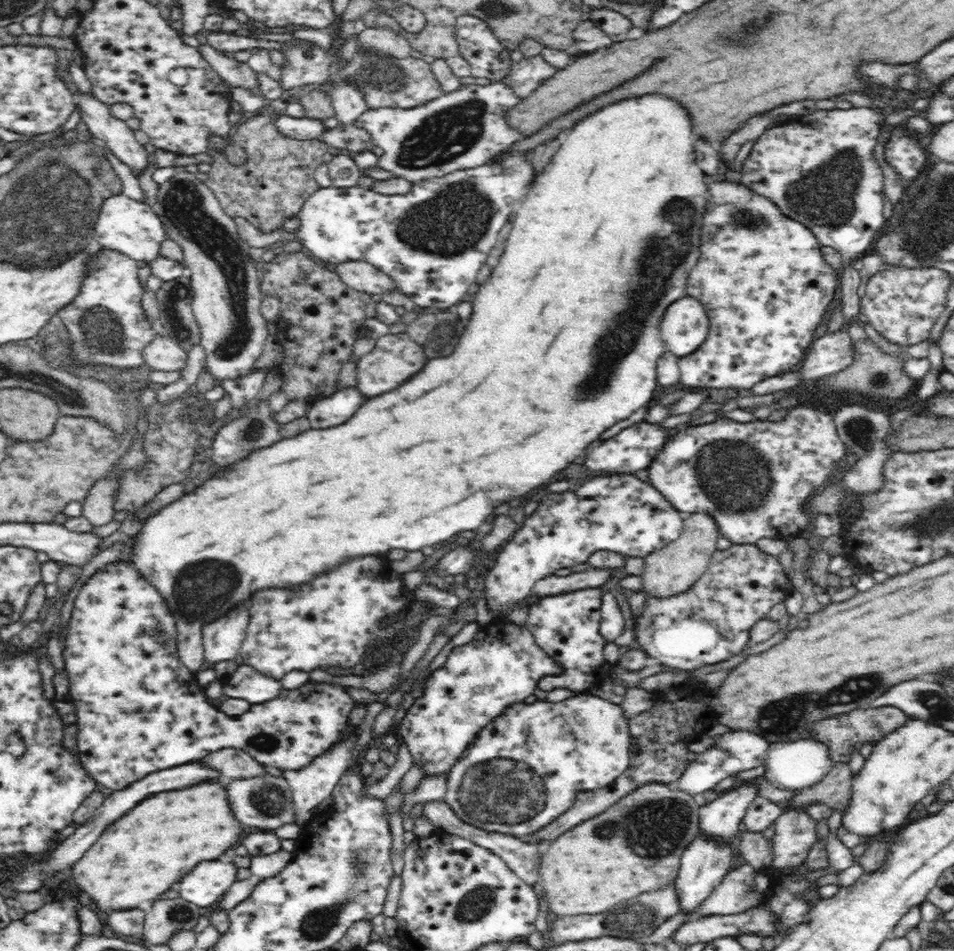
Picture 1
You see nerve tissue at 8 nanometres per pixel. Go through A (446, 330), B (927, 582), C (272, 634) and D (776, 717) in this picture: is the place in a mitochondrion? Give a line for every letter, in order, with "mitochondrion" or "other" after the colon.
A: mitochondrion
B: other
C: other
D: mitochondrion

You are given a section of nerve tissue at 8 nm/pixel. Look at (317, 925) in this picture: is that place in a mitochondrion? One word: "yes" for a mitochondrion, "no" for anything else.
yes

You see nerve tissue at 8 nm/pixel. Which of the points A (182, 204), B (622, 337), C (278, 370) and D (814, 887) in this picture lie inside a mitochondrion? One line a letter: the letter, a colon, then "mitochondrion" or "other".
A: mitochondrion
B: mitochondrion
C: other
D: other

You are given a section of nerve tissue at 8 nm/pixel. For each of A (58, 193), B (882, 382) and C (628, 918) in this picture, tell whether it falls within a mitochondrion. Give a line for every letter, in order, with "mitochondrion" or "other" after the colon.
A: mitochondrion
B: mitochondrion
C: mitochondrion

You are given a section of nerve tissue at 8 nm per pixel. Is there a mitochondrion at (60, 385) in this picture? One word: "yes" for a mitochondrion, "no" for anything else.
yes

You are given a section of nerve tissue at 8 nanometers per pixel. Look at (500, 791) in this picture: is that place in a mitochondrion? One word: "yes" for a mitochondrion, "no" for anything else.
yes

